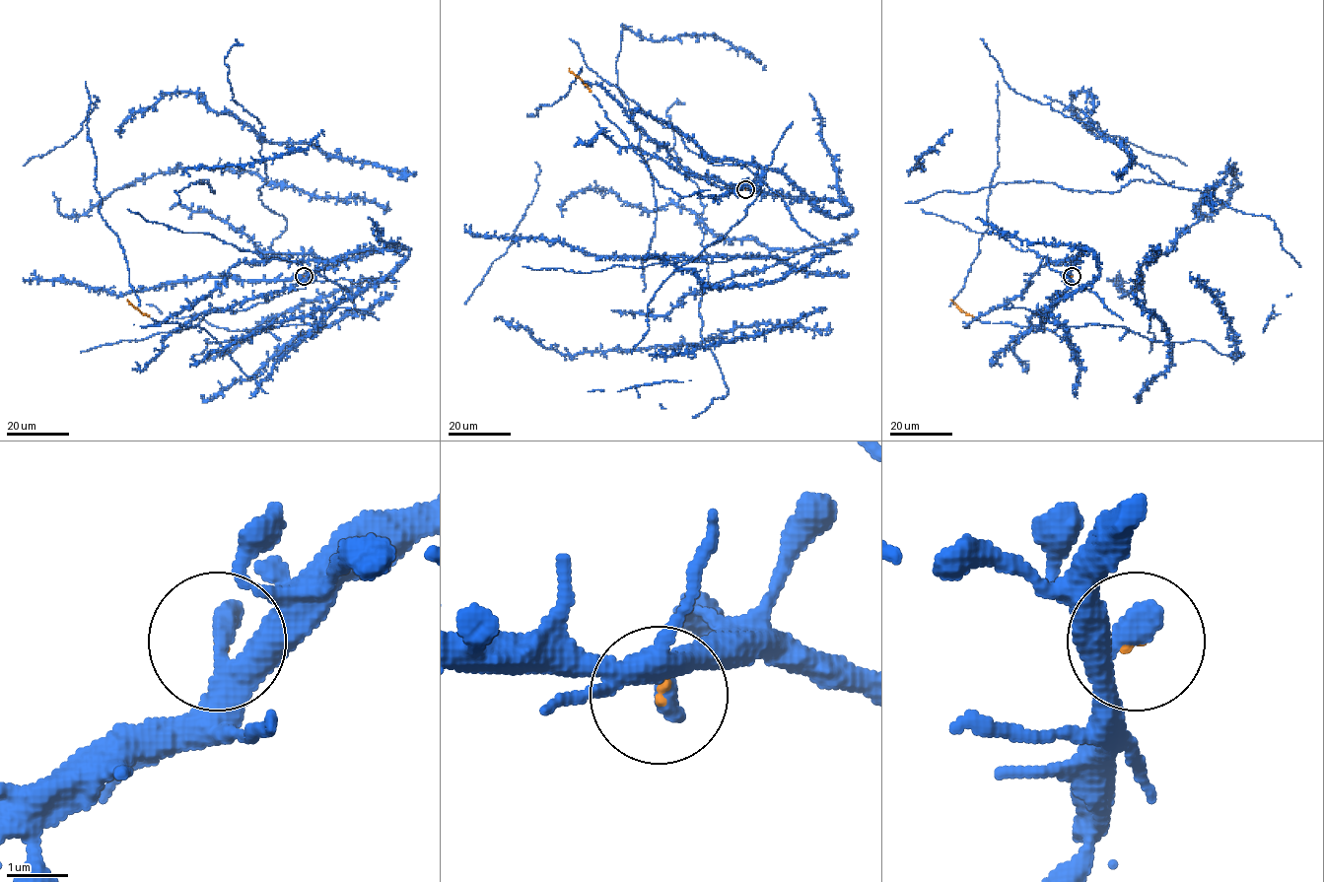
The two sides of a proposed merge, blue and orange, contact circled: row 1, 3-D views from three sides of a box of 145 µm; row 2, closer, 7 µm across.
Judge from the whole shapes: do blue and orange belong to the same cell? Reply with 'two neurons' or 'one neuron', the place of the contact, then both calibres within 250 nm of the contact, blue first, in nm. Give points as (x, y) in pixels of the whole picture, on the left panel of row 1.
one neuron | (304, 276) | 320/70 nm

